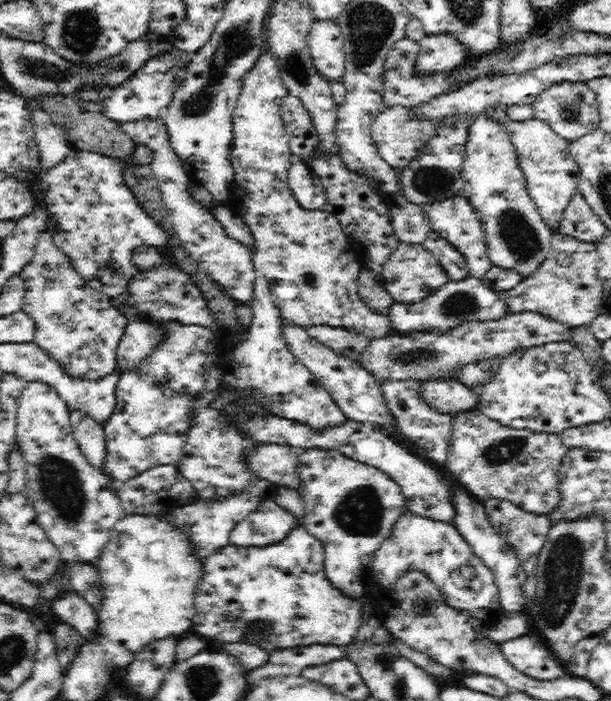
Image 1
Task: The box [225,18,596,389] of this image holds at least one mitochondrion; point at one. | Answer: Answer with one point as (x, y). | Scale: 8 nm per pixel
(513, 229)

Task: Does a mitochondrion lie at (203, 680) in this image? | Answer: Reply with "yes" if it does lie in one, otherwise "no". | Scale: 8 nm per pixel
yes

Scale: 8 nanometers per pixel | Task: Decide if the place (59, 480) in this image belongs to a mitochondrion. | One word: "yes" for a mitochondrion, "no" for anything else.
yes

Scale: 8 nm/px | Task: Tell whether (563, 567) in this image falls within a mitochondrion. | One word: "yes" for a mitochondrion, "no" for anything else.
yes

